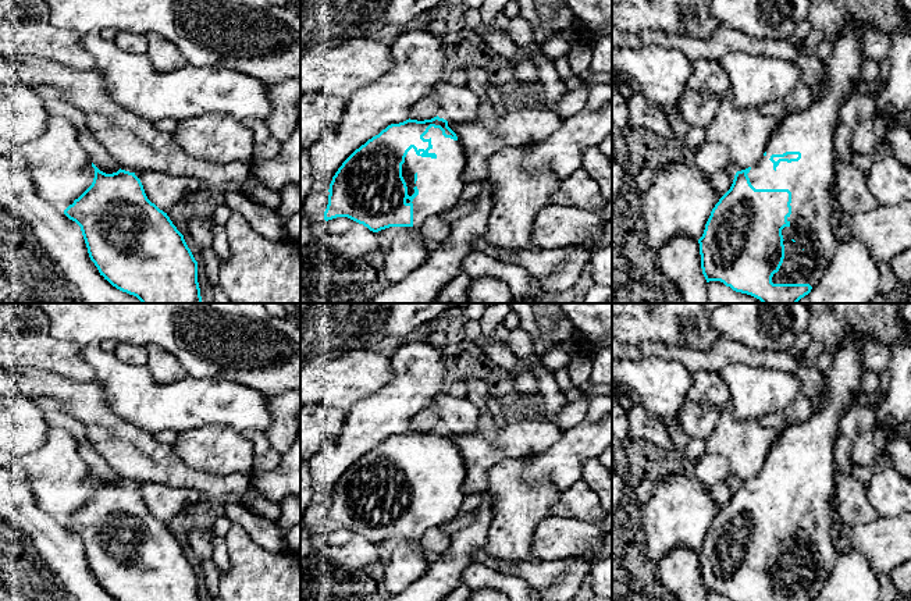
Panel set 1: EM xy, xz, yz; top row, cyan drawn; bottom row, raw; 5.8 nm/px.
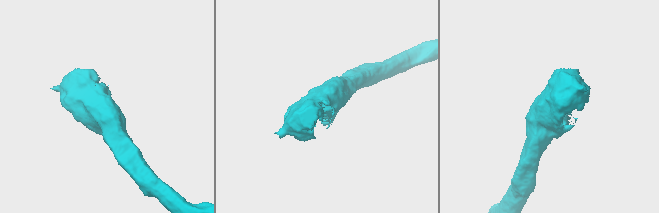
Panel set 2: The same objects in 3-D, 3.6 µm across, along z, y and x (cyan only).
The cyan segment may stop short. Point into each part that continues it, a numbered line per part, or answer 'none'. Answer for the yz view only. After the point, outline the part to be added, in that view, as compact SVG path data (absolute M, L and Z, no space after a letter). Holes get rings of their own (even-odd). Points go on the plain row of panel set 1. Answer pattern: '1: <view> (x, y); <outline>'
1: yz (811, 491); M846 337L833 351L833 363L825 371L826 388L815 402L812 416L803 423L789 426L777 434L766 466L751 479L747 486L755 501L789 501L791 504L791 526L789 538L782 541L783 551L794 551L805 563L805 586L814 588L816 595L828 582L839 554L835 548L835 533L839 526L832 520L833 499L836 494L835 444L839 437L839 424L844 413L854 405L854 395L861 391L862 351L869 344L866 337ZM800 463L798 473L780 473L775 480L769 472L772 466Z

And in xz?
1: xz (440, 495); M434 438L423 449L431 452L428 465L435 465L437 469L417 467L412 459L402 476L408 506L414 505L414 498L419 501L412 513L414 540L420 540L430 527L440 527L458 518L465 498L462 486L466 472L460 454L445 449L442 442Z

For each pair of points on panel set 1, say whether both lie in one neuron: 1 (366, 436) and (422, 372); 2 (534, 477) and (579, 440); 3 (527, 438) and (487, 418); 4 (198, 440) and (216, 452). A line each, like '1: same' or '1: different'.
1: same
2: same
3: same
4: same

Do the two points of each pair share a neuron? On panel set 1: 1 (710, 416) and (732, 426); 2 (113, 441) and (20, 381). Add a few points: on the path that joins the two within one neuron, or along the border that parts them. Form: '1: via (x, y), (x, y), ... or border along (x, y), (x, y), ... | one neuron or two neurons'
1: border along (722, 411), (715, 429), (707, 440) | two neurons
2: via (93, 418), (67, 391), (43, 384) | one neuron

